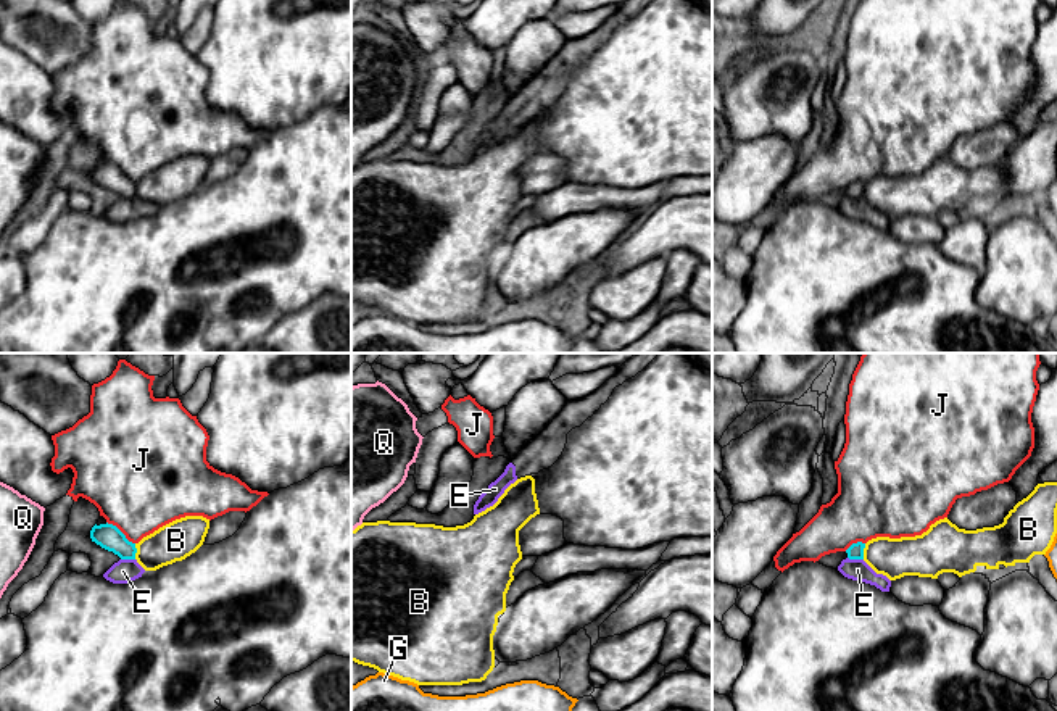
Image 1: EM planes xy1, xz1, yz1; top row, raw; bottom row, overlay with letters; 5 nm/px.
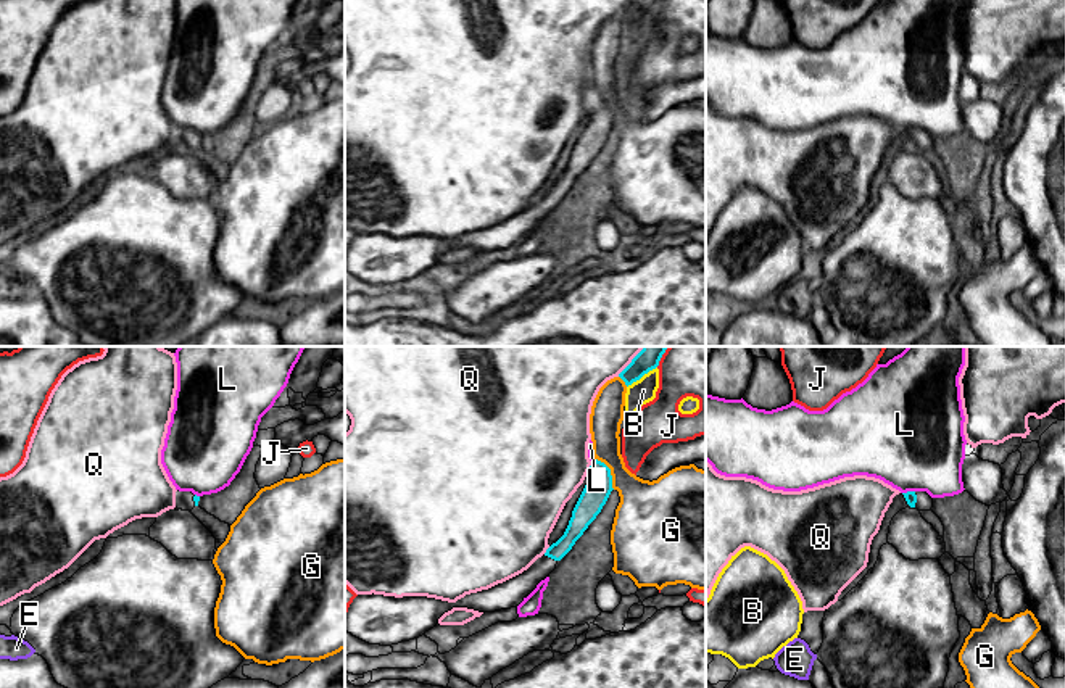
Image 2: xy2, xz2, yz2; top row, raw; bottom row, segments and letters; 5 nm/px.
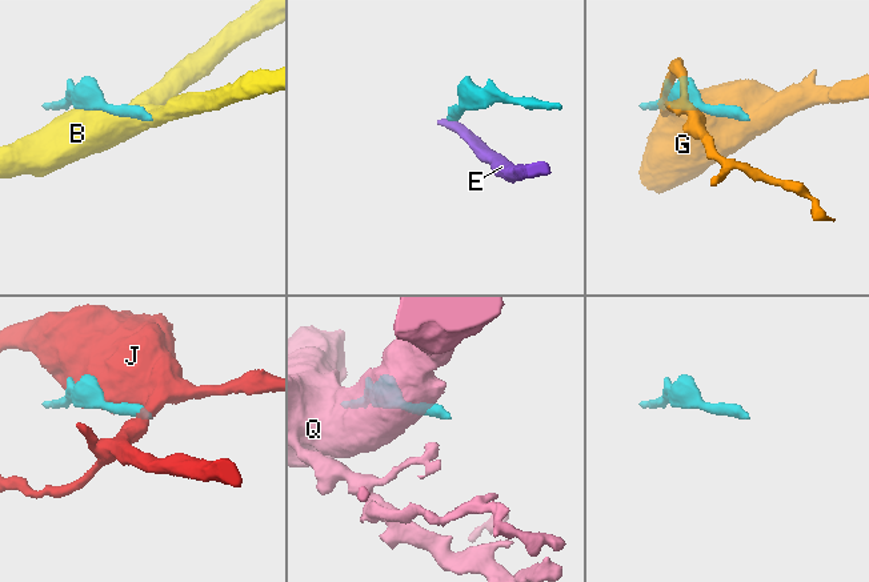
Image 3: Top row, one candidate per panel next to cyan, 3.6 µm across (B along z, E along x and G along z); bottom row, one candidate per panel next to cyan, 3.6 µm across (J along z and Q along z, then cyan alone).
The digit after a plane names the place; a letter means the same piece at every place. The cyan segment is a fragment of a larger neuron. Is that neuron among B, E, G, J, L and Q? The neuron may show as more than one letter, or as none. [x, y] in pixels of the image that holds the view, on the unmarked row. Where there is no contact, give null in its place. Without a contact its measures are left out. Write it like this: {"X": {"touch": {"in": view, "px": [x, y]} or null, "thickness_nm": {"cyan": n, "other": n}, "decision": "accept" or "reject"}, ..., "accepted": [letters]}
{"B": {"touch": {"in": "xz2", "px": [642, 15]}, "thickness_nm": {"cyan": 90, "other": 120}, "decision": "reject"}, "E": {"touch": {"in": "yz1", "px": [856, 197]}, "thickness_nm": {"cyan": 80, "other": 110}, "decision": "reject"}, "G": {"touch": {"in": "xz2", "px": [609, 111]}, "thickness_nm": {"cyan": 130, "other": 260}, "decision": "reject"}, "J": {"touch": {"in": "xy1", "px": [121, 171]}, "thickness_nm": {"cyan": 120, "other": 460}, "decision": "reject"}, "L": {"touch": {"in": "yz2", "px": [907, 131]}, "thickness_nm": {"cyan": 60, "other": 480}, "decision": "reject"}, "Q": {"touch": {"in": "xz2", "px": [590, 107]}, "thickness_nm": {"cyan": 130, "other": 460}, "decision": "reject"}, "accepted": []}

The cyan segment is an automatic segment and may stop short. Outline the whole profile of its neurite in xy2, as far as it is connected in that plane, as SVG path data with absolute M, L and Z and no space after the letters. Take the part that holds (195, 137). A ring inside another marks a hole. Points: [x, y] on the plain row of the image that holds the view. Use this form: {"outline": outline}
{"outline": "M176 131L176 147L182 150L192 150L198 145L200 135L193 134L192 131Z"}

